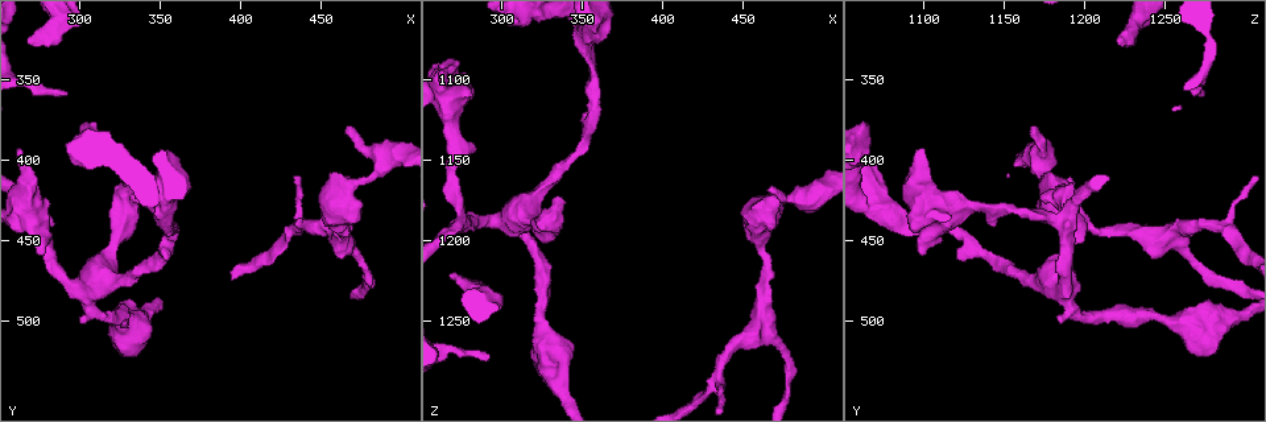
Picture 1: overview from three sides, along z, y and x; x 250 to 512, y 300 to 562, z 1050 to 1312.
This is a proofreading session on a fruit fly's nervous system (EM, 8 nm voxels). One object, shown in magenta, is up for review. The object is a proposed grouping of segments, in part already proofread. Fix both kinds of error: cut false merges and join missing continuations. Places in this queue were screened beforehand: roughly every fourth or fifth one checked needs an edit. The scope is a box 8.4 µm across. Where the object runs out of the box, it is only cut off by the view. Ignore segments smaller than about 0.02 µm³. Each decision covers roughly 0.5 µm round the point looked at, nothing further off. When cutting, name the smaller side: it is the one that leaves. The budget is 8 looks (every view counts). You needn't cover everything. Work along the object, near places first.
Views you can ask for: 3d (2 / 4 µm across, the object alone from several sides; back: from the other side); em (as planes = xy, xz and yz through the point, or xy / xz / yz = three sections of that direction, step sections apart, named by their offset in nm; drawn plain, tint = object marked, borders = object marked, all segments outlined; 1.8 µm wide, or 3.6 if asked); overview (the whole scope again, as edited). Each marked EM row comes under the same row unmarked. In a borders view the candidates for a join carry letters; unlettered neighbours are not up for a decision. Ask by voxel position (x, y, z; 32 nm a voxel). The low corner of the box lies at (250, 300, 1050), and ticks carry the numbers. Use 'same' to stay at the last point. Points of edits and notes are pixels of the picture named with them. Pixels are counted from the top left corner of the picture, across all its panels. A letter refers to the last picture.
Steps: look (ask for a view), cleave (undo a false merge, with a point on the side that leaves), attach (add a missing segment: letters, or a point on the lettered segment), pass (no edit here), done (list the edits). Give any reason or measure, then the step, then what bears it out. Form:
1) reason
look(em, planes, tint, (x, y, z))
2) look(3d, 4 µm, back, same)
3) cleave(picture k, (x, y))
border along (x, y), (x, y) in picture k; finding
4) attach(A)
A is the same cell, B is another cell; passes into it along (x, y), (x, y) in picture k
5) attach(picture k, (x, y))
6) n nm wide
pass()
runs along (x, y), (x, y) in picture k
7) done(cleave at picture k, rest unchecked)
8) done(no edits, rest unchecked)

tapers out
look(em, planes, borders, (292, 358, 1272))

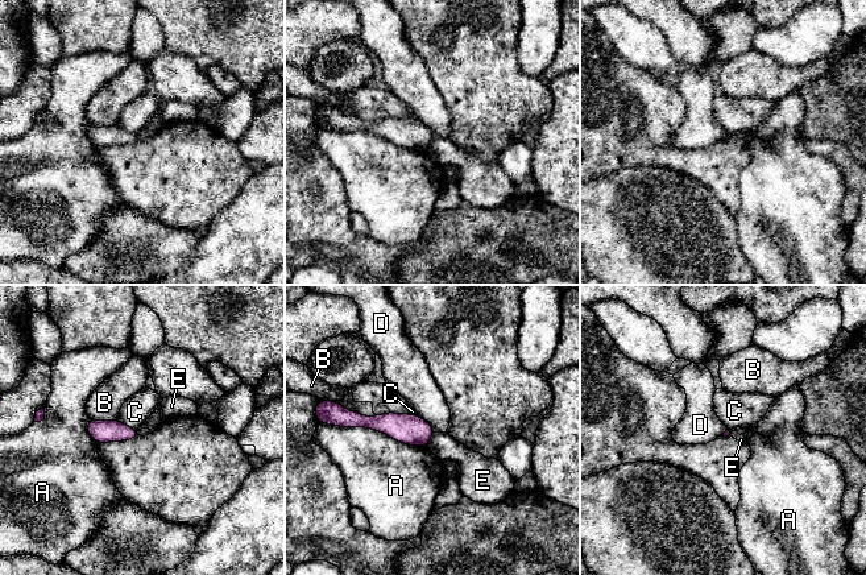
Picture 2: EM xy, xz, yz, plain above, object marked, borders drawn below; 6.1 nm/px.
pass()
A, B, C, D and E are other cells; border along (417, 416), (423, 418), (435, 431) in picture 2; none of them fits

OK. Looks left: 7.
look(3d, 2 µm, (266, 328, 1220))

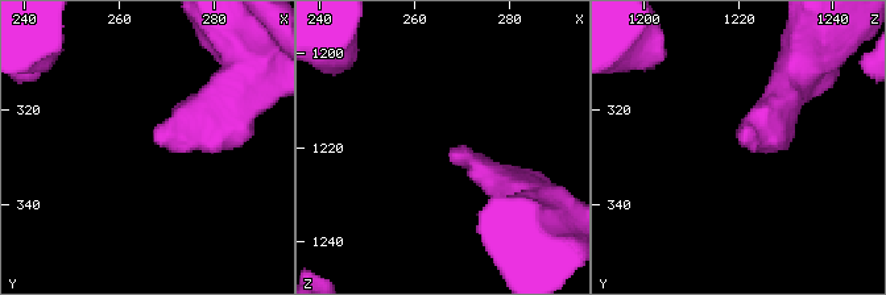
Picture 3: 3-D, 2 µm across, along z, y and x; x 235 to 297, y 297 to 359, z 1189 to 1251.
now the EM
look(em, planes, borders, (267, 326, 1222))

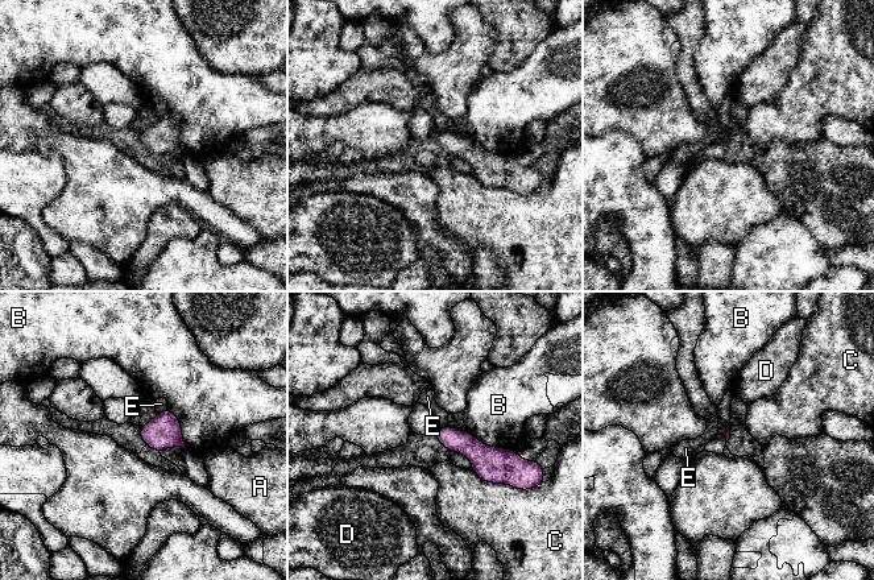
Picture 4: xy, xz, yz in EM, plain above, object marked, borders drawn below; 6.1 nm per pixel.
pass()
A, B, C, D and E are other cells; none of them fits

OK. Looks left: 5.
look(em, yz, step 16, tint, (276, 456, 1098))

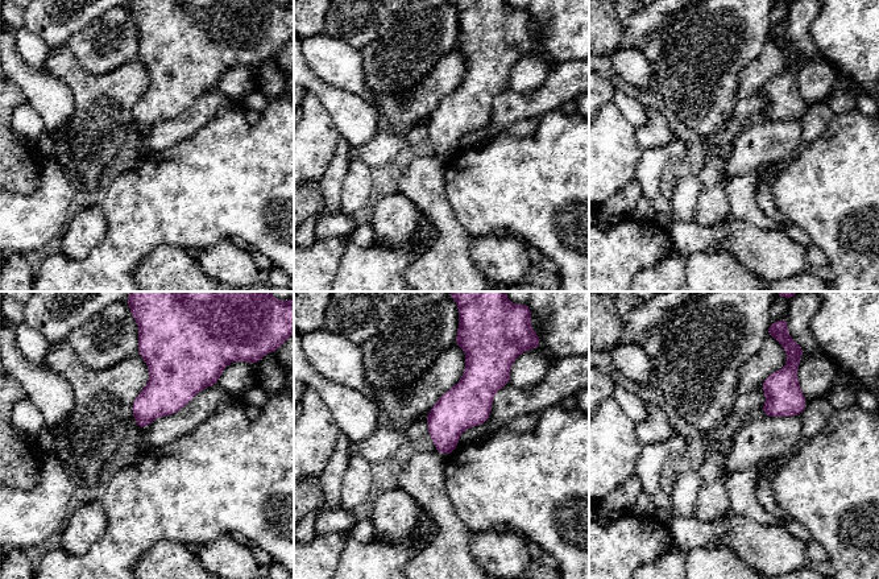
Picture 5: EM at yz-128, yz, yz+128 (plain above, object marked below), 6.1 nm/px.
look(em, planes, tint, same)

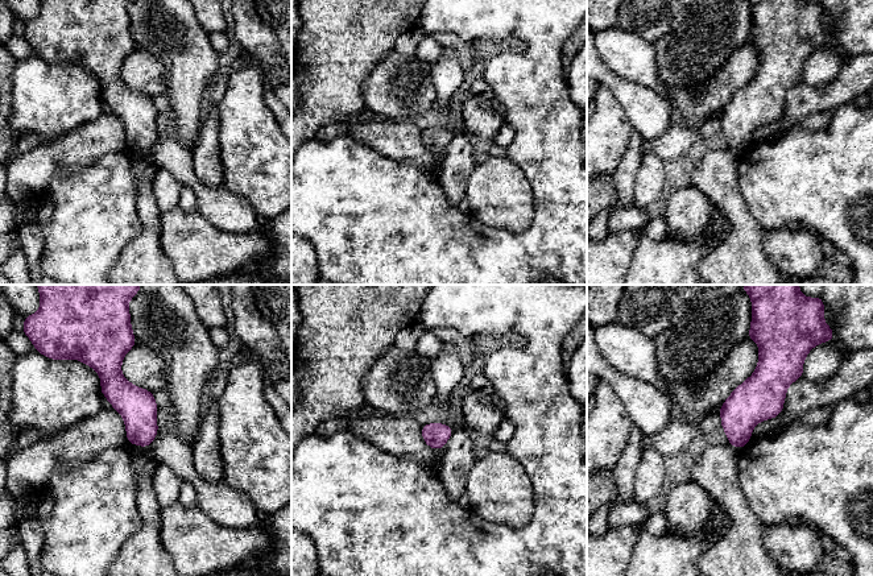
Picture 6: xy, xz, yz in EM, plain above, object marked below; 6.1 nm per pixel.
what lies round it
look(em, planes, borders, same)

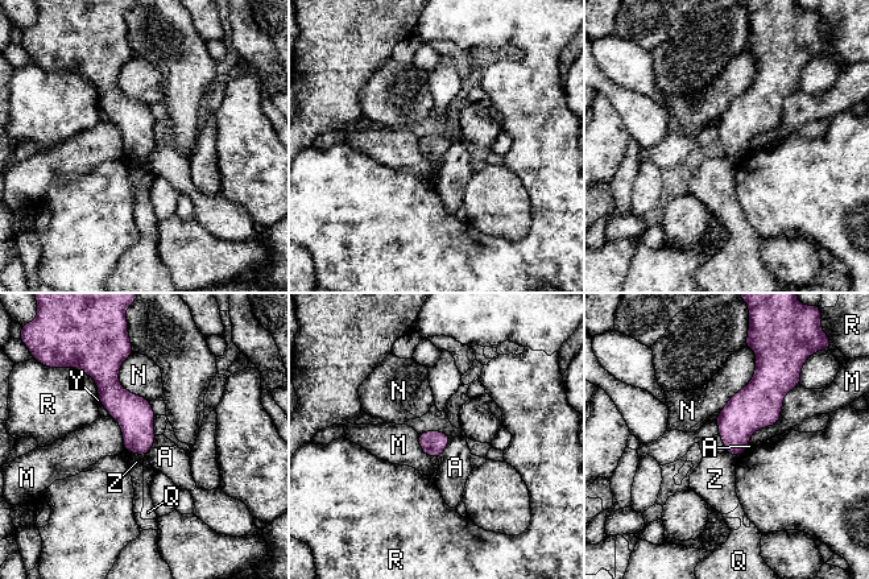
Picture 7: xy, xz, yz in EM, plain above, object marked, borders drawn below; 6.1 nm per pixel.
pass()
A, M, N, Q, R, Y and Z are other cells; border along (451, 438), (438, 458) in picture 7; no lettered segment goes on from it

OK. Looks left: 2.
done(no edits, rest unchecked)

